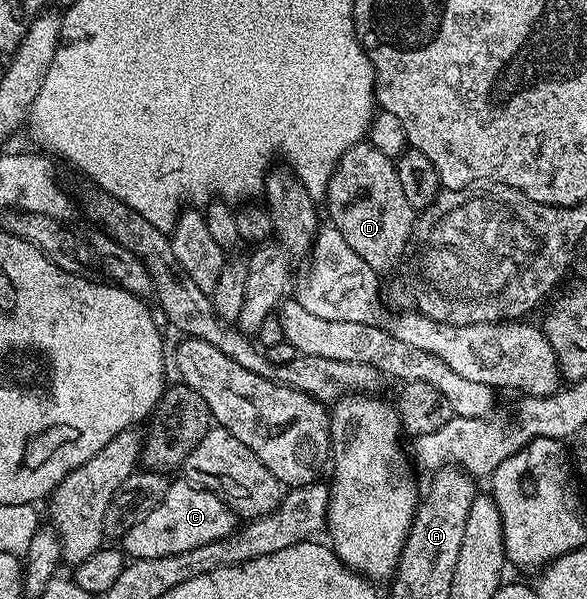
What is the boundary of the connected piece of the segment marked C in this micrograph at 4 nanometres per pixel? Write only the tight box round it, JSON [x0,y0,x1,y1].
[121,478,237,560]

